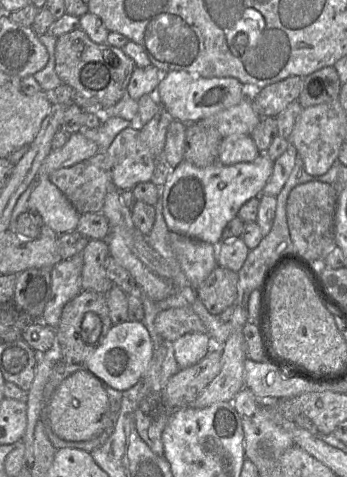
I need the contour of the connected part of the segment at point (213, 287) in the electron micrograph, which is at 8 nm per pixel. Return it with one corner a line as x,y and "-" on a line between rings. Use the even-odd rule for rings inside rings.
218,265
196,291
208,312
219,316
235,303
237,285
237,272

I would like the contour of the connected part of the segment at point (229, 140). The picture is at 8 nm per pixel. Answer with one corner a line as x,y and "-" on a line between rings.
230,135
220,143
218,162
223,165
253,162
261,154
250,135

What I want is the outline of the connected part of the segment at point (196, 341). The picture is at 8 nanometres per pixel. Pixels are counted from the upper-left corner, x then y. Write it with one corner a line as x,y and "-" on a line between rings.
195,332
175,340
173,347
179,368
183,369
197,364
212,348
221,348
221,345
215,345
208,334

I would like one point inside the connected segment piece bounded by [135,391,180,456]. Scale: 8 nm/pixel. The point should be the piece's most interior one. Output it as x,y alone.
152,414

